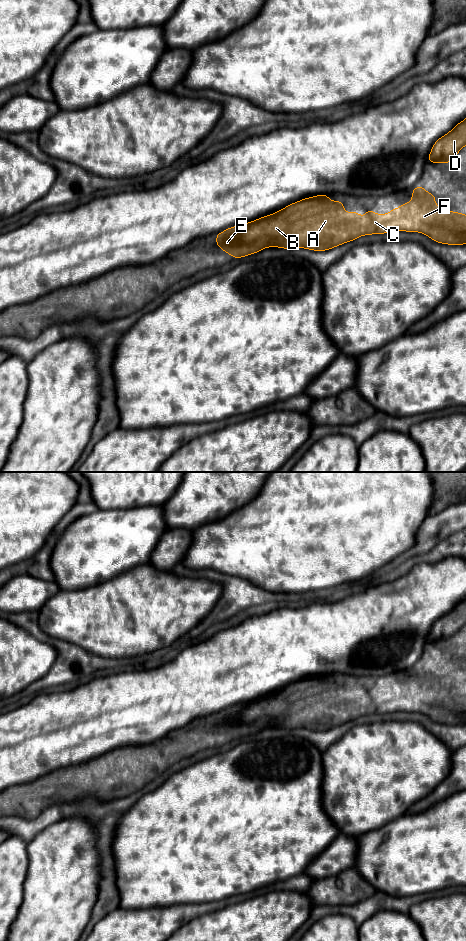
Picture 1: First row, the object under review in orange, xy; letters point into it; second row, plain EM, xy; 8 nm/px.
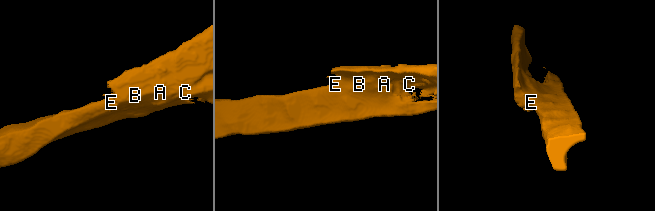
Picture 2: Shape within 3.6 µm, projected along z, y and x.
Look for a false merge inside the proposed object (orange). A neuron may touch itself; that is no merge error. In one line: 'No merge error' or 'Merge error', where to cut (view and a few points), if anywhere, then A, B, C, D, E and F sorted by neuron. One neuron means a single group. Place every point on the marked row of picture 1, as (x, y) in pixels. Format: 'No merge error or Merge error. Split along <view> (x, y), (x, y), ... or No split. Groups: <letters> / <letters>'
Merge error. Split along xy (237, 236), (243, 243), (272, 238), (276, 242). Groups: A B C F / D E

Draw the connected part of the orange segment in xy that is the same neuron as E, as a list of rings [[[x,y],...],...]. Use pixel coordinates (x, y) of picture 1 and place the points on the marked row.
[[[245,224],[236,225],[228,228],[221,233],[216,234],[216,245],[221,250],[233,256],[233,259],[245,257],[260,252],[266,247],[273,246],[276,239],[258,240],[252,244],[243,244],[239,241],[238,236],[244,229]]]

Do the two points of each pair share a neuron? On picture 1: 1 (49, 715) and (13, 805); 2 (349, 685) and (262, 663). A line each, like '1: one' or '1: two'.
1: two
2: two

